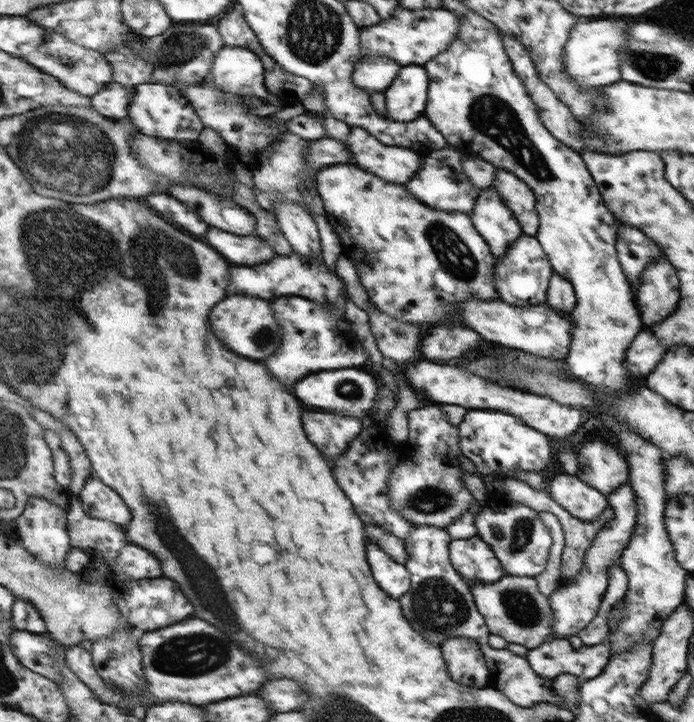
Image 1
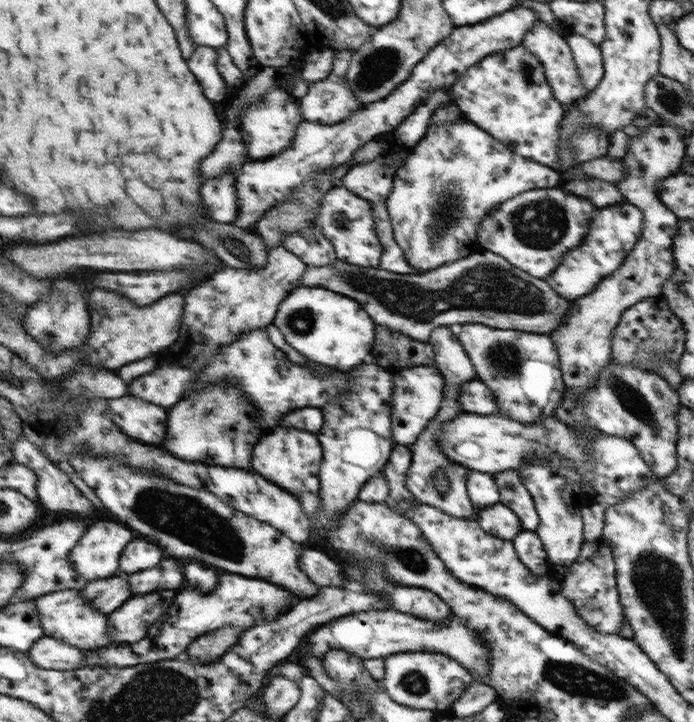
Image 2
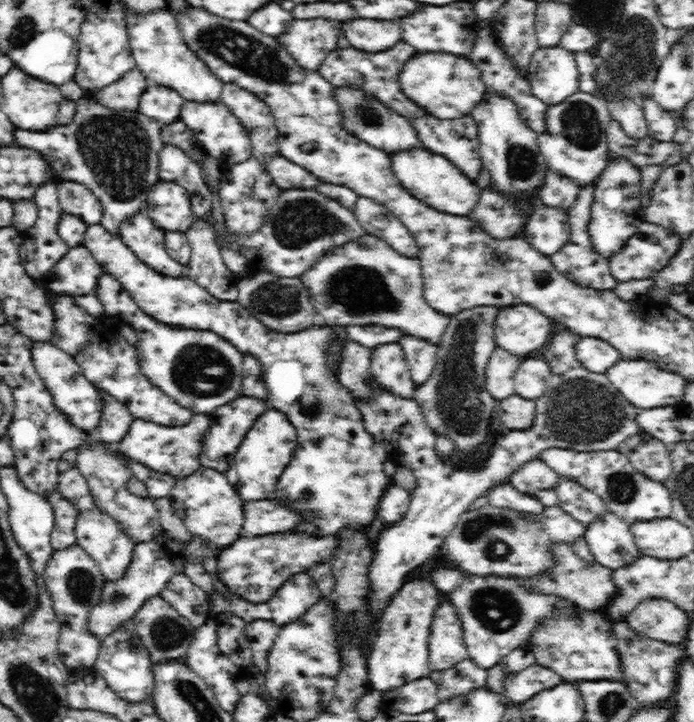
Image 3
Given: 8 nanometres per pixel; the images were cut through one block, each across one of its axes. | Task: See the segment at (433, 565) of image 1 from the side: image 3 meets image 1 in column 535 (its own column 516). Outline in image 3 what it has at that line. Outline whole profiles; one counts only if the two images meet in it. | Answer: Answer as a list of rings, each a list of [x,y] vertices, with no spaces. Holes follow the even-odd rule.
[[[534,663],[520,672],[506,674],[503,698],[507,703],[521,705],[537,692],[552,688],[562,681],[563,678],[551,668]]]

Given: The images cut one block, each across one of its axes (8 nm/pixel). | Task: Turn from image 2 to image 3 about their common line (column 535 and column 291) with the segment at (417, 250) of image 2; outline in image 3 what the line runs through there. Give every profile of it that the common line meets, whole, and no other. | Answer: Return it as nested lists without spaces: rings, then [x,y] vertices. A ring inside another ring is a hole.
[[[280,154],[265,158],[265,170],[273,180],[273,184],[284,191],[310,190],[323,183],[320,177]]]

